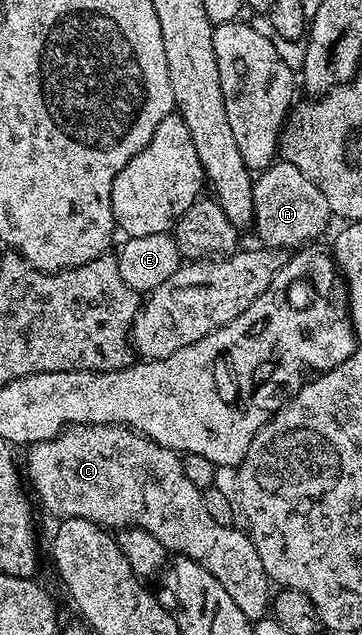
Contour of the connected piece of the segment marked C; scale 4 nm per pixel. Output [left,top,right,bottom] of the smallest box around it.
[25,426,273,619]

